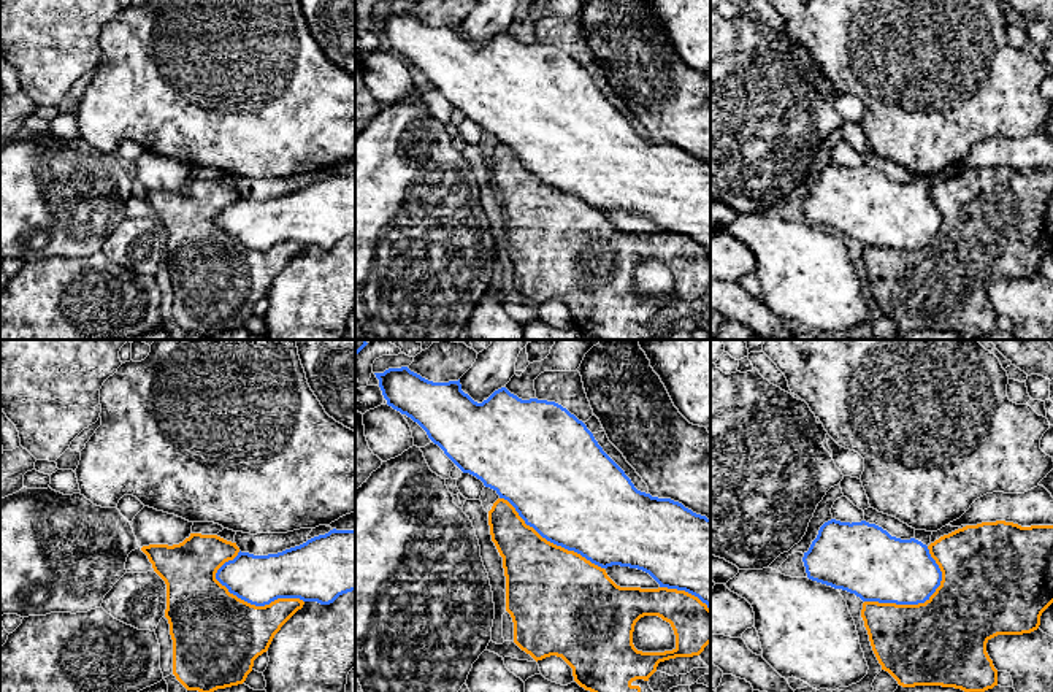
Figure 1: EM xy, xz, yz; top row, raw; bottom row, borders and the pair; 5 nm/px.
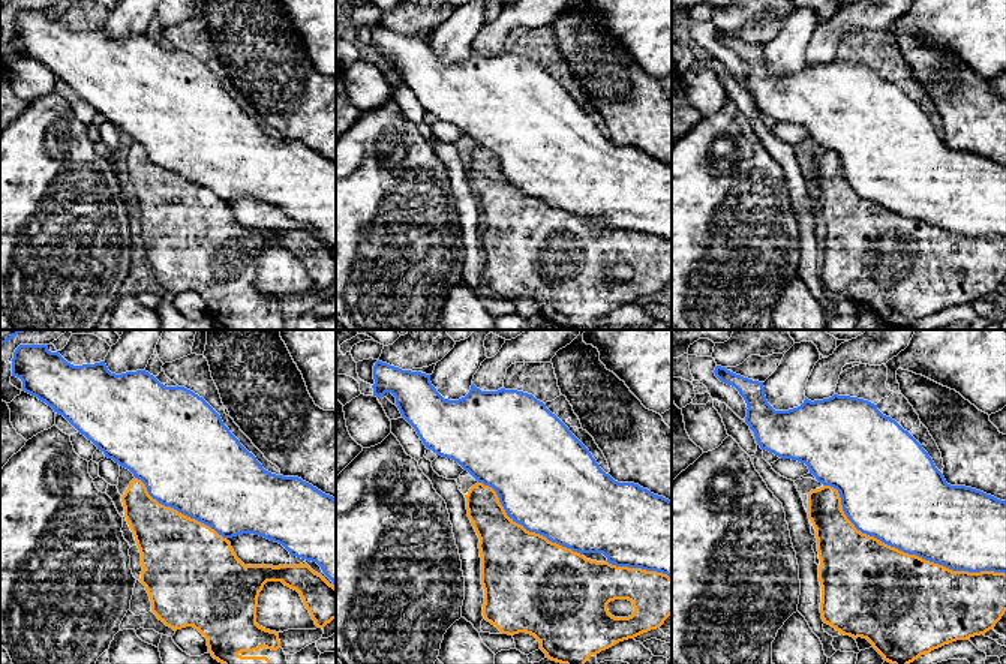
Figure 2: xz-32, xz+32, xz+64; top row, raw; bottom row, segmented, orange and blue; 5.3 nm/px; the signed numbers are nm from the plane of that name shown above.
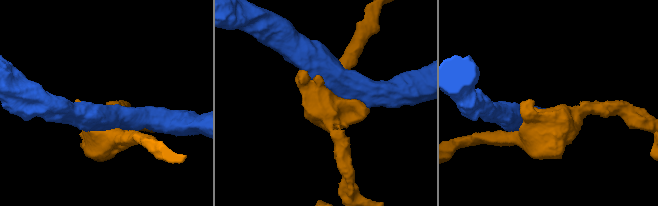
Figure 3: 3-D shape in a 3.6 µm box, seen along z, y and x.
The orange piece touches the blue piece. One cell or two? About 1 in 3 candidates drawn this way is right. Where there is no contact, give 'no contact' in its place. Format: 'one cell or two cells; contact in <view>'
two cells; contact in xy

